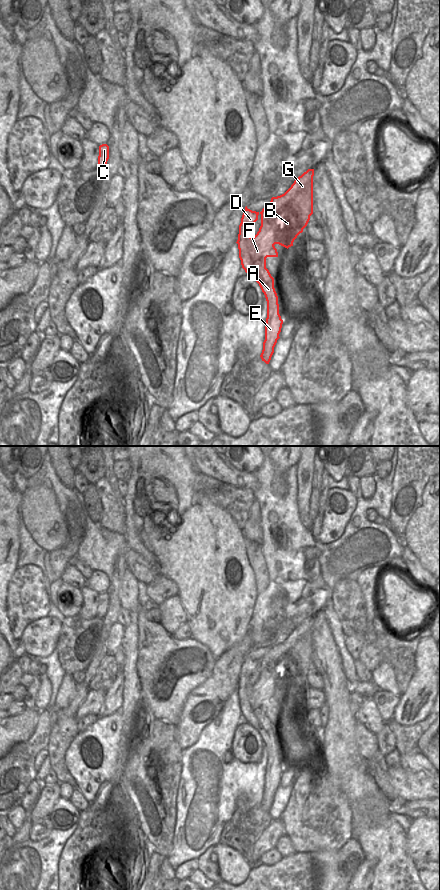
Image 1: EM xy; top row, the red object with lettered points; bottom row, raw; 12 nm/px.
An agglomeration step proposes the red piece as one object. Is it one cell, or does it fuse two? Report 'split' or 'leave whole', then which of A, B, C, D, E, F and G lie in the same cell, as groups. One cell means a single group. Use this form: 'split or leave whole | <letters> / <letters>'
split | A C D E / B F G

